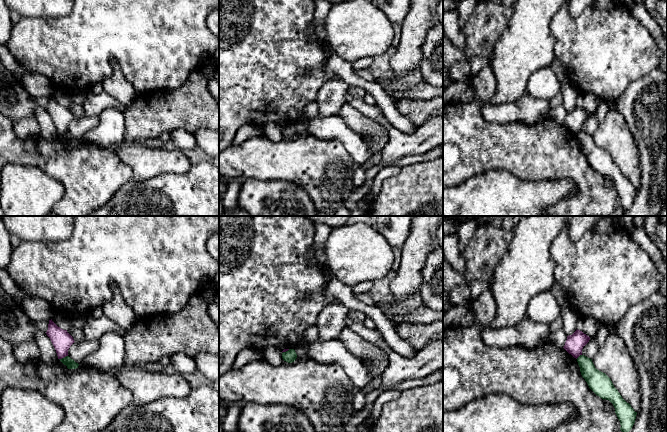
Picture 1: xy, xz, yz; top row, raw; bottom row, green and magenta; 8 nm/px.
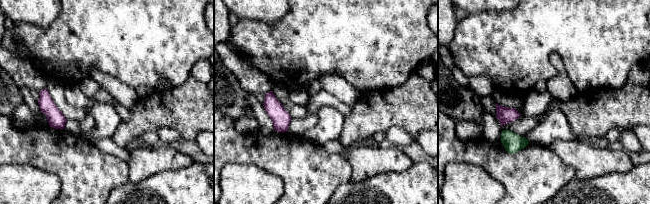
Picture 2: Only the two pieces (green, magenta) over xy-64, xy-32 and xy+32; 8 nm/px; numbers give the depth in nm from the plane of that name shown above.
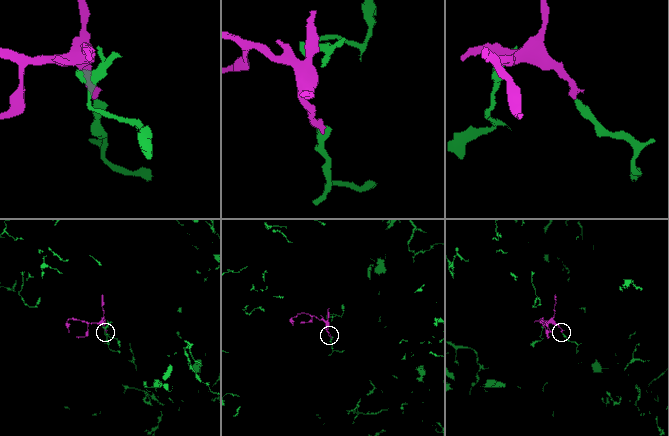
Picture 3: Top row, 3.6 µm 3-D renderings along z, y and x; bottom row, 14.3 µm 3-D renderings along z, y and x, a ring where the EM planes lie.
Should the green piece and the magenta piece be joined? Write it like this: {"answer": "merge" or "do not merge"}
{"answer": "do not merge"}

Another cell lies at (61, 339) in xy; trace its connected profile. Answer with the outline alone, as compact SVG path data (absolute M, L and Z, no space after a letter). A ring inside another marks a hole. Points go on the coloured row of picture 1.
M51 319L46 334L56 350L58 359L68 356L68 350L75 341L67 330L58 327Z

